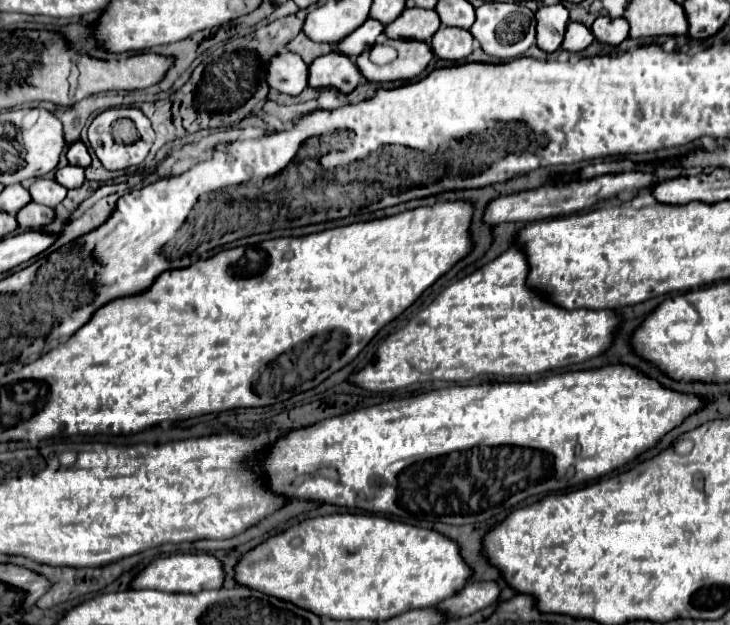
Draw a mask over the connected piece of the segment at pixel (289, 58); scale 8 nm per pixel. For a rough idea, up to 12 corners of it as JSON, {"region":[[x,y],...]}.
{"region":[[281,51],[267,65],[267,85],[285,95],[307,87],[305,61]]}

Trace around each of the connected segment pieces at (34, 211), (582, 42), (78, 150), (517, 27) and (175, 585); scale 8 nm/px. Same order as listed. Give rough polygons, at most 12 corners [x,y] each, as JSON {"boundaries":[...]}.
{"boundaries":[[[27,203],[17,213],[21,229],[51,223],[55,211],[39,203]],[[569,23],[561,49],[579,53],[595,37],[585,25]],[[83,141],[69,145],[65,155],[71,165],[89,167],[89,151]],[[485,1],[469,29],[501,61],[535,45],[535,13]],[[207,553],[169,555],[141,569],[131,589],[201,593],[223,583]]]}

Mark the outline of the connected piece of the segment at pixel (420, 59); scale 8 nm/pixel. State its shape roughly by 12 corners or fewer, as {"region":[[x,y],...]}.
{"region":[[393,41],[397,59],[387,65],[355,59],[361,75],[373,83],[419,77],[433,53],[421,41]]}

